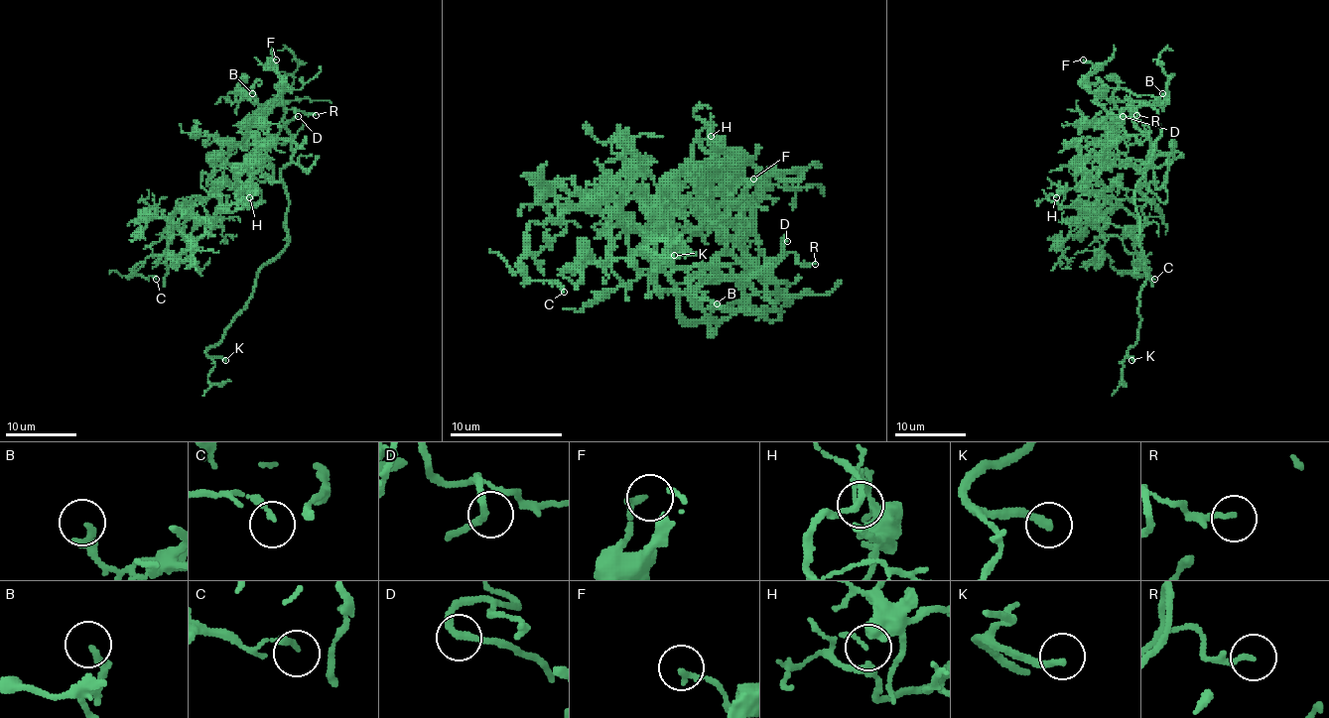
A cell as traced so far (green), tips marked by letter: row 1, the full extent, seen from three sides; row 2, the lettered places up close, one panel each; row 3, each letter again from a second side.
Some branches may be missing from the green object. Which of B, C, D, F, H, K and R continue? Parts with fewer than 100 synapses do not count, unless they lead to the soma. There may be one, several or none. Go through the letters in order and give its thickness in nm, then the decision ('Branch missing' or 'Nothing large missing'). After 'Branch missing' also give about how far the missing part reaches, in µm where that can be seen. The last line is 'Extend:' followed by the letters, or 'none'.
B: Thickness 240 nm. Nothing large missing
C: Thickness 120 nm. Nothing large missing
D: Thickness 190 nm. Nothing large missing
F: Thickness 200 nm. Nothing large missing
H: Thickness 130 nm. Nothing large missing
K: Thickness 240 nm. Branch missing. Missing length about 35 µm
R: Thickness 160 nm. Nothing large missing
Extend: K

